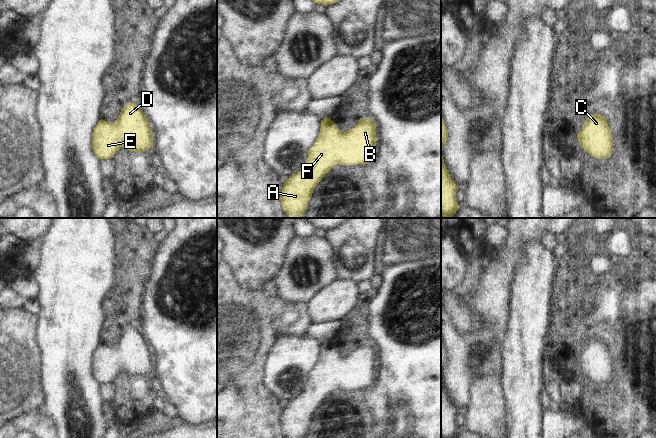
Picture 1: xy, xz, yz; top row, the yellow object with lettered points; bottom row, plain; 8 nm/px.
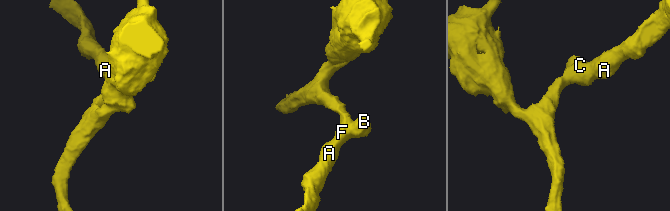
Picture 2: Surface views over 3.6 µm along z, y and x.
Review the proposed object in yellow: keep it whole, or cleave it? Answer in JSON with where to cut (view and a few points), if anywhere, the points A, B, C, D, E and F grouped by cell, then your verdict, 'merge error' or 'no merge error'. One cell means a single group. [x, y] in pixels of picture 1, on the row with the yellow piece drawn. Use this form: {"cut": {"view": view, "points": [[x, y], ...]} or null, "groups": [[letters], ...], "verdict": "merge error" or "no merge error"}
{"cut": null, "groups": [["A", "B", "C", "D", "E", "F"]], "verdict": "no merge error"}

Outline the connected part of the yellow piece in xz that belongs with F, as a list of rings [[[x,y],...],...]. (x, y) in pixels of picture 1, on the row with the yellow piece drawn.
[[[331,118],[321,120],[320,133],[308,152],[304,166],[287,179],[282,187],[280,200],[289,218],[302,218],[315,187],[336,165],[365,165],[376,155],[376,124],[370,119],[359,119],[353,129],[342,132]]]

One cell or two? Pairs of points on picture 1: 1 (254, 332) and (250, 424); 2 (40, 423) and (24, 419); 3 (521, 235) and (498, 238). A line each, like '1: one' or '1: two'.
1: one
2: one
3: two

